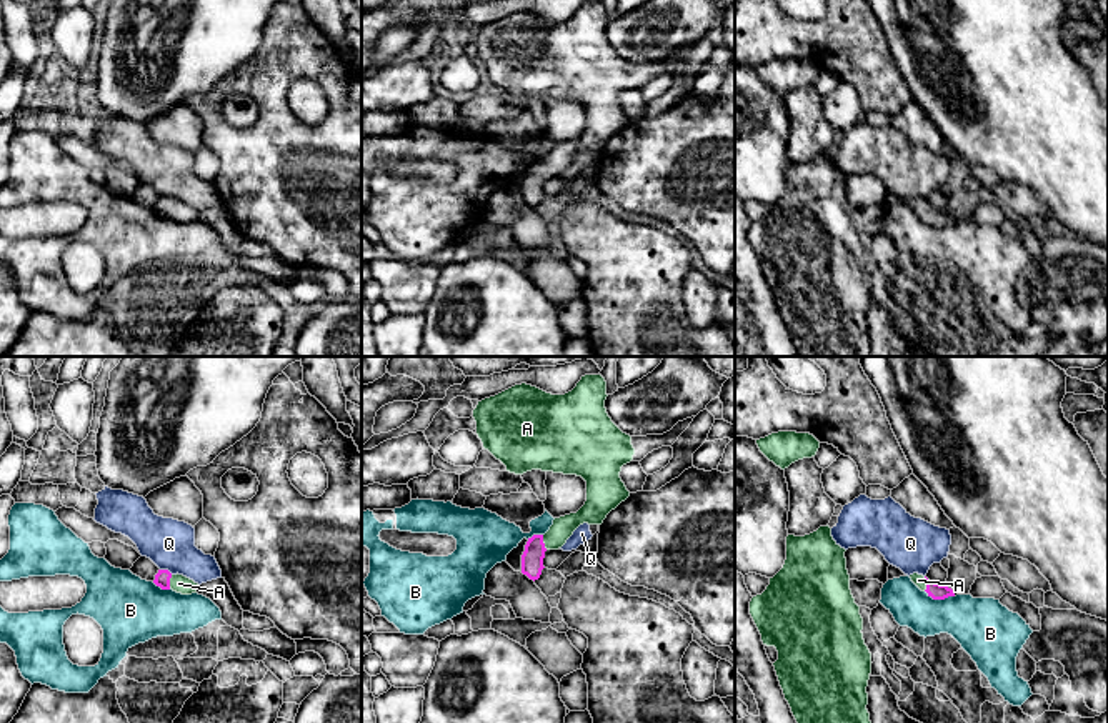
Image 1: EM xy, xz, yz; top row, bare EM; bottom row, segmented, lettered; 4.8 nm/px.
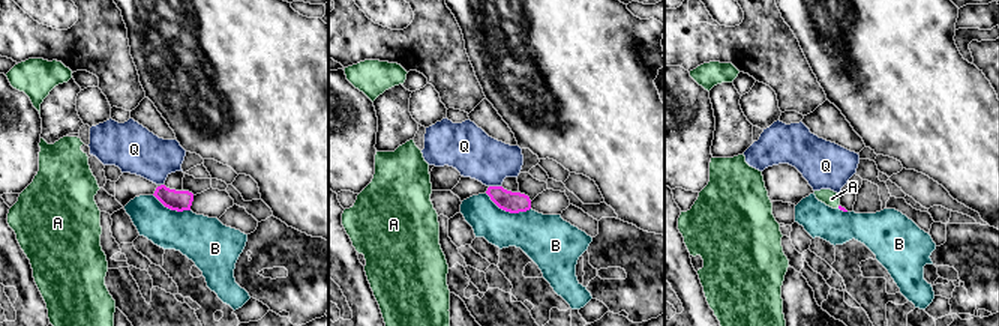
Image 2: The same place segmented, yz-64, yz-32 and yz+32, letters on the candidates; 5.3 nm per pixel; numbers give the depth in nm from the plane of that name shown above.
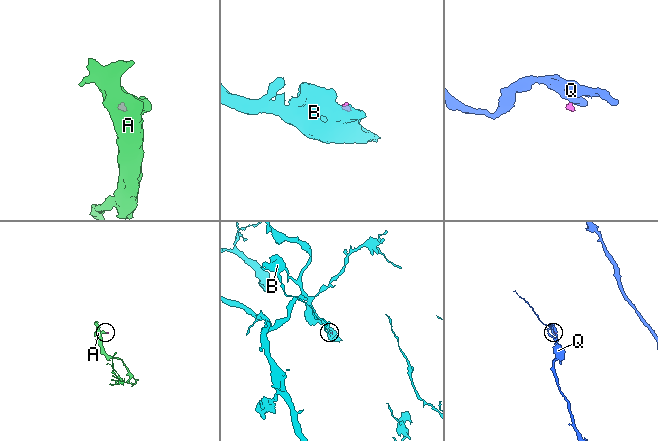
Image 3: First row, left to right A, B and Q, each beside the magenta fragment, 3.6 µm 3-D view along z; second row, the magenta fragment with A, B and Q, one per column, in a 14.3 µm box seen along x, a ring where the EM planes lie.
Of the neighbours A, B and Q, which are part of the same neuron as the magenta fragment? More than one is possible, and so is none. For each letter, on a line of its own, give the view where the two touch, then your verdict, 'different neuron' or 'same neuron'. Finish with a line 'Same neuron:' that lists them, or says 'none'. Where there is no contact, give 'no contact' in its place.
A: xz | same neuron
B: yz | different neuron
Q: xy | different neuron
Same neuron: A

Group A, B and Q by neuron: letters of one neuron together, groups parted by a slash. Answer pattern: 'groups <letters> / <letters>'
groups A / B / Q

